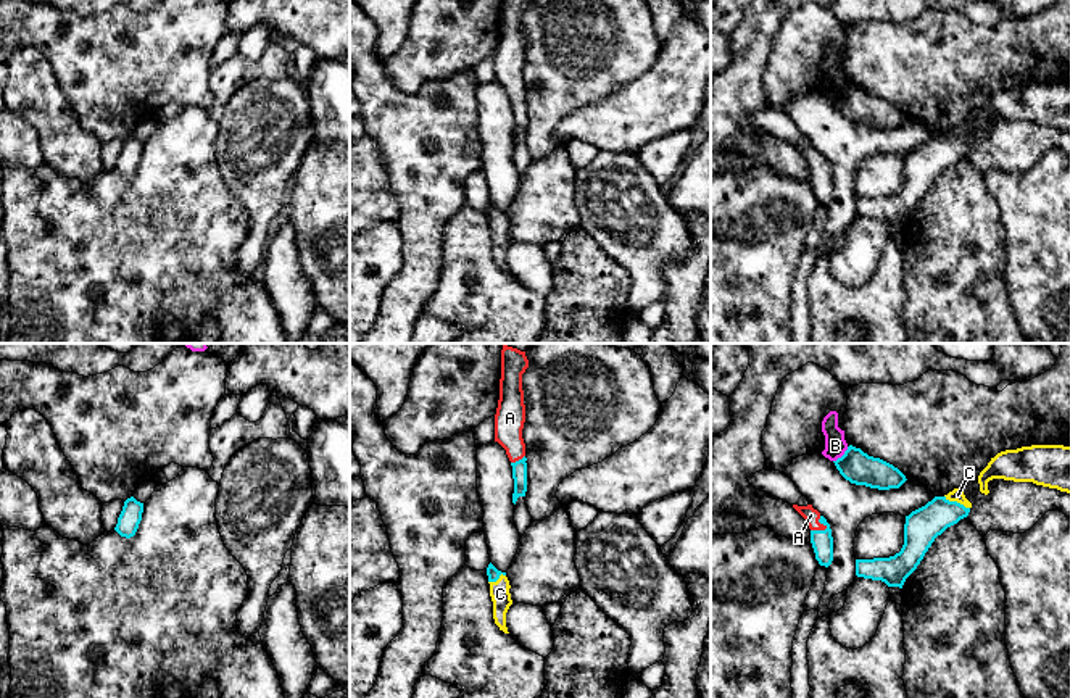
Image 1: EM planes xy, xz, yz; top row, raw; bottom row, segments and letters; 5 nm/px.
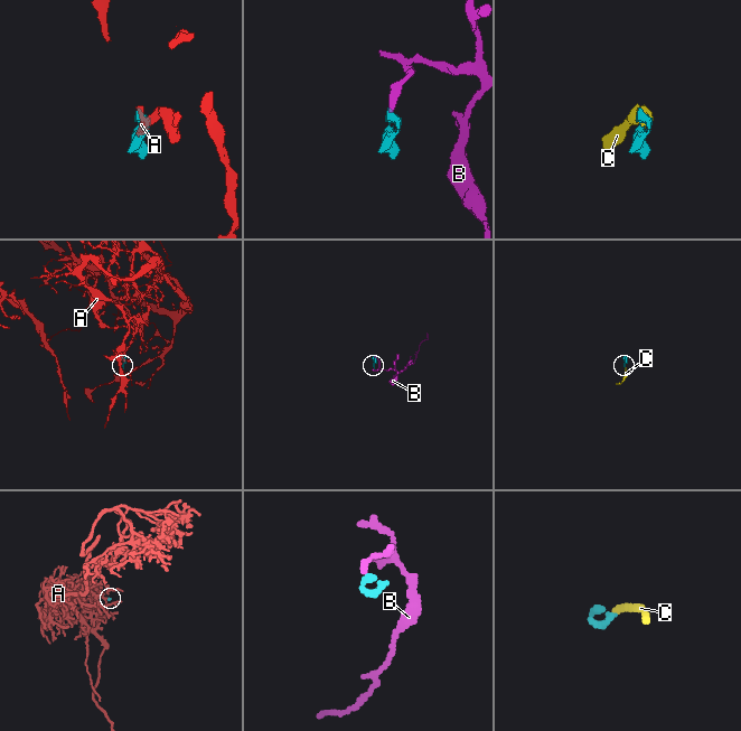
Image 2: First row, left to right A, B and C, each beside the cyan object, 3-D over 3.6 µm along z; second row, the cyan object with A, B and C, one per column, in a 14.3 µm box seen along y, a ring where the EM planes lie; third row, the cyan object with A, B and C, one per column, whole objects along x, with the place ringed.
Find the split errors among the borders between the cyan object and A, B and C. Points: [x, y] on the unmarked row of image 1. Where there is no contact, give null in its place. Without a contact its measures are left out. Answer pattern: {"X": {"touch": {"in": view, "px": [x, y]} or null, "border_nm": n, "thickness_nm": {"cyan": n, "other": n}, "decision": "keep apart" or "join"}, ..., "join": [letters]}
{"A": {"touch": {"in": "yz", "px": [825, 168]}, "border_nm": 90, "thickness_nm": {"cyan": 110, "other": 70}, "decision": "join"}, "B": {"touch": {"in": "yz", "px": [843, 94]}, "border_nm": 110, "thickness_nm": {"cyan": 160, "other": 110}, "decision": "keep apart"}, "C": {"touch": {"in": "yz", "px": [956, 141]}, "border_nm": 140, "thickness_nm": {"cyan": 180, "other": 70}, "decision": "join"}, "join": ["A", "C"]}

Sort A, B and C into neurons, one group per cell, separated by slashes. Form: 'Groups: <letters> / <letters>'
Groups: A C / B

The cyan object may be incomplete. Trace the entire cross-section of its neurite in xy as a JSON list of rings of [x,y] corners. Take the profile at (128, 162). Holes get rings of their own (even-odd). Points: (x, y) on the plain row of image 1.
[[[134,135],[124,140],[122,150],[118,156],[114,169],[126,177],[135,174],[139,163],[142,160],[143,142],[137,140]]]

